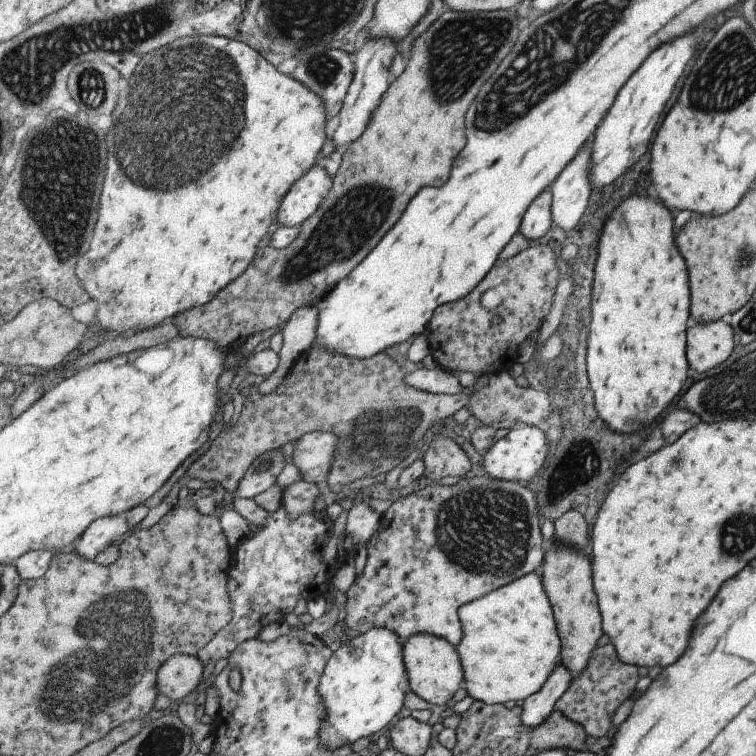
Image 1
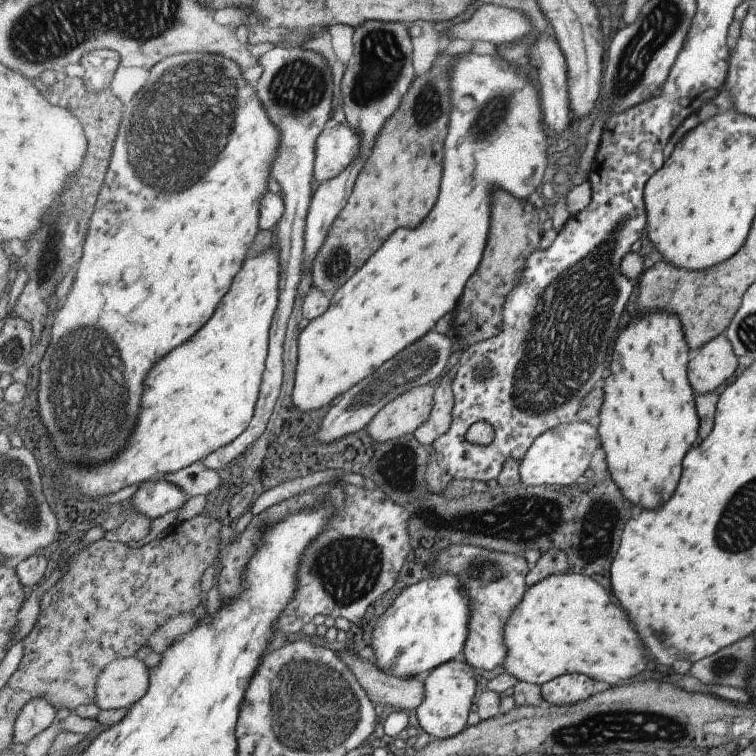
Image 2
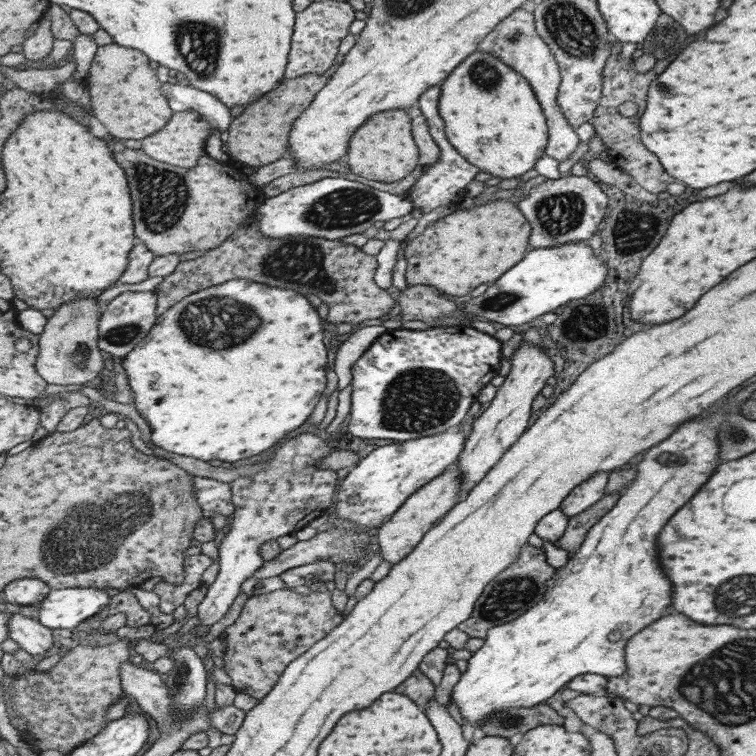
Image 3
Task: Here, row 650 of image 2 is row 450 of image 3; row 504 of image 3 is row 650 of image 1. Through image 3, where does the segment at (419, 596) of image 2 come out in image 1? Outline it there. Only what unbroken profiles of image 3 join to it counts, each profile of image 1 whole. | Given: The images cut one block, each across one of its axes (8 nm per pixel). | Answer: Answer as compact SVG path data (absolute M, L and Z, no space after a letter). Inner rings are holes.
M377 628L347 641L332 654L320 680L320 695L324 700L327 716L320 724L320 742L330 751L339 751L346 745L355 744L359 738L370 737L383 730L405 707L405 699L412 690L404 661L404 645L392 628Z

